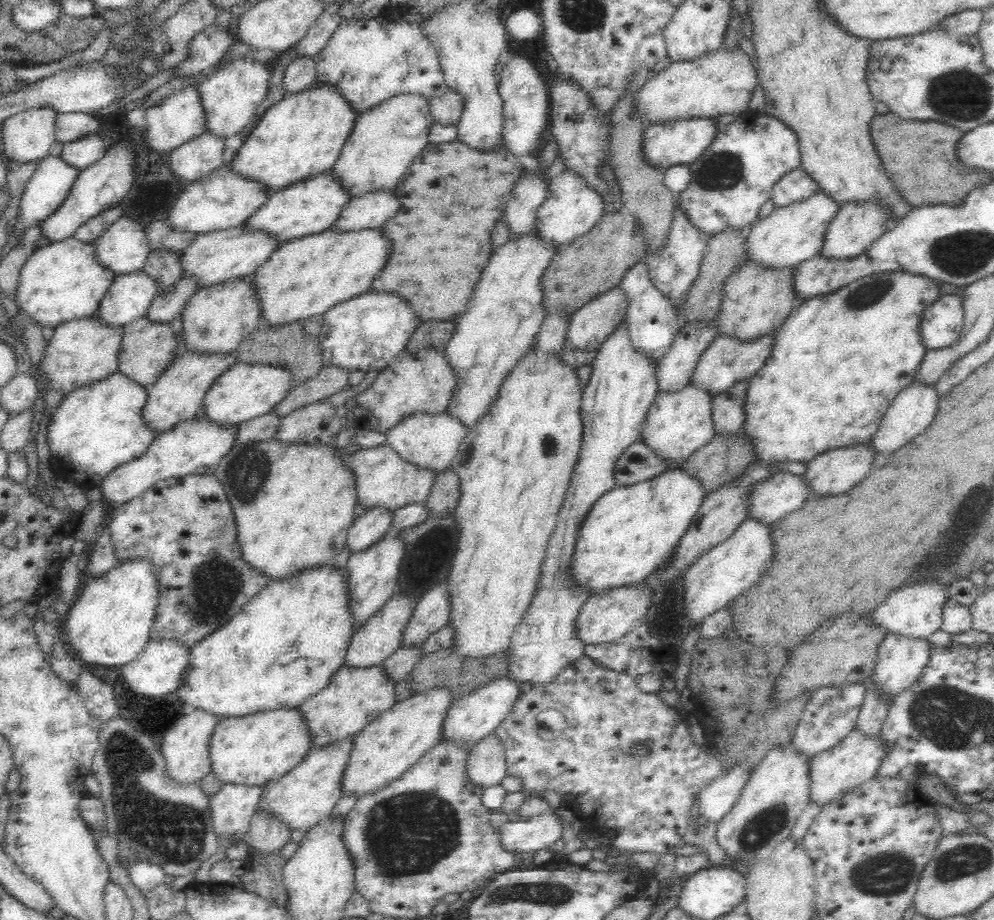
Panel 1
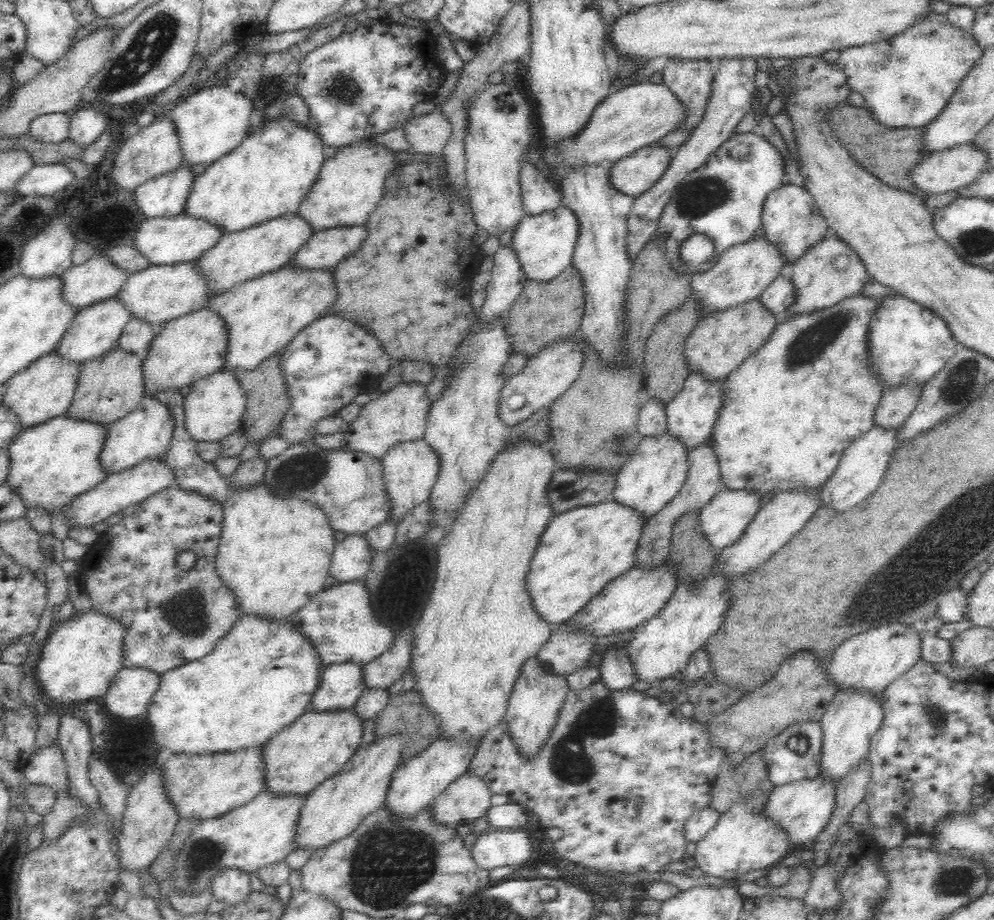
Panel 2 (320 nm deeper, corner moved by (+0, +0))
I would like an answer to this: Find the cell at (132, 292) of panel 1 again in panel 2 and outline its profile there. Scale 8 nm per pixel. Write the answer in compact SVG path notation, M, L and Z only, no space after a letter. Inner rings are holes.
M108 297L92 306L79 309L56 349L67 361L80 364L100 358L105 352L117 347L120 334L130 319L131 312L119 297Z

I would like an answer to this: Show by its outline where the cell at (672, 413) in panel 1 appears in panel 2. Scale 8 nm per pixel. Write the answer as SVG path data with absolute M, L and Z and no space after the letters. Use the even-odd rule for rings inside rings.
M668 432L662 436L639 439L640 444L637 445L636 450L628 456L628 460L616 472L616 484L612 488L610 500L638 510L649 519L660 512L660 509L664 508L683 487L684 480L687 479L688 452L683 441Z

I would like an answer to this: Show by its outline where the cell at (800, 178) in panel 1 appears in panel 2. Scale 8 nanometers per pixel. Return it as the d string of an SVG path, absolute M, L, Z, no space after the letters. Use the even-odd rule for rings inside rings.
M785 181L784 185L768 194L763 205L760 218L763 236L772 244L778 245L779 251L786 257L788 264L795 262L808 252L809 248L829 236L829 225L816 206L814 198L805 187L793 185Z

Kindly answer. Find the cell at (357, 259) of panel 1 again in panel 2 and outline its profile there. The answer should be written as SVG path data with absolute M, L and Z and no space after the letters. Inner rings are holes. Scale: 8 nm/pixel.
M288 265L264 276L253 277L209 299L207 306L223 317L228 329L228 354L220 371L249 371L258 368L263 360L285 347L303 328L320 317L328 315L328 310L336 302L334 270L299 269Z

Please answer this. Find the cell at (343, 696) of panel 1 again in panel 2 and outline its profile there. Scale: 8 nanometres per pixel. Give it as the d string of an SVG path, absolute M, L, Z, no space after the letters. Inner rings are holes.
M354 708L307 710L263 745L263 761L266 765L263 790L276 793L280 797L288 794L306 796L324 780L340 772L352 759L362 741L362 723Z

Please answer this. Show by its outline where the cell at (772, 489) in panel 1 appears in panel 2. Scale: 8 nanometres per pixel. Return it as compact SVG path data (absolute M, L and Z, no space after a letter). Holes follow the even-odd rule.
M751 489L719 490L716 496L698 511L698 525L700 525L698 529L704 533L704 537L710 541L712 547L722 549L734 544L744 534L748 524L752 522L756 512L759 511L760 497L756 490Z

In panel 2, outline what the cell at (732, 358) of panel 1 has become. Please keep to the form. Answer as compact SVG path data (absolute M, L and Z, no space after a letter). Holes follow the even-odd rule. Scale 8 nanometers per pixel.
M691 372L685 380L684 386L677 392L671 401L665 406L666 431L673 437L679 437L686 445L687 452L694 447L708 442L712 428L715 427L716 418L720 408L723 408L722 384L726 380L709 381L699 372Z

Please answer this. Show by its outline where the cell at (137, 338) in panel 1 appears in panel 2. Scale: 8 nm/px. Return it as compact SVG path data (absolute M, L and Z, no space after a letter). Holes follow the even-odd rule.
M116 347L100 358L82 364L75 395L63 416L108 426L128 416L143 399L143 392L143 356L124 352Z

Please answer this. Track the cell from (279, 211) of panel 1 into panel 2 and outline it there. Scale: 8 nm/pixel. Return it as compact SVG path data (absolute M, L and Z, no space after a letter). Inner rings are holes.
M298 212L285 217L276 217L255 225L240 229L238 232L223 233L220 240L198 259L199 269L211 287L211 297L234 288L241 282L253 277L288 266L295 252L312 236L311 225Z

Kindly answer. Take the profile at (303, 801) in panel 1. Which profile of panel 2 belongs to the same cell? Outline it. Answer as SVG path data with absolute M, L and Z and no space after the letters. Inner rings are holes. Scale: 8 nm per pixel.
M259 792L251 801L232 809L222 816L200 822L192 830L184 844L173 859L171 876L172 892L200 896L206 889L211 888L213 877L224 869L237 869L240 872L254 873L269 864L284 861L296 849L295 828L299 822L300 809L306 802L304 794L288 794L280 797L276 793Z

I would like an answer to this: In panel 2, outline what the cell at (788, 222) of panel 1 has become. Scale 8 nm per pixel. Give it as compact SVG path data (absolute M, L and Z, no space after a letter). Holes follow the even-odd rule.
M766 237L746 240L729 248L716 261L716 265L706 272L692 275L691 295L698 303L700 316L698 320L723 309L734 308L754 300L766 290L768 284L775 280L787 264L786 257L779 251L778 245L772 244Z

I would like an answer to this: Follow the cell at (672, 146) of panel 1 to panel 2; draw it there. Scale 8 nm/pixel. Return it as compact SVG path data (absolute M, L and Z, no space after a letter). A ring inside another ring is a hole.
M649 145L610 166L608 180L617 192L636 198L652 188L670 164L664 146Z

